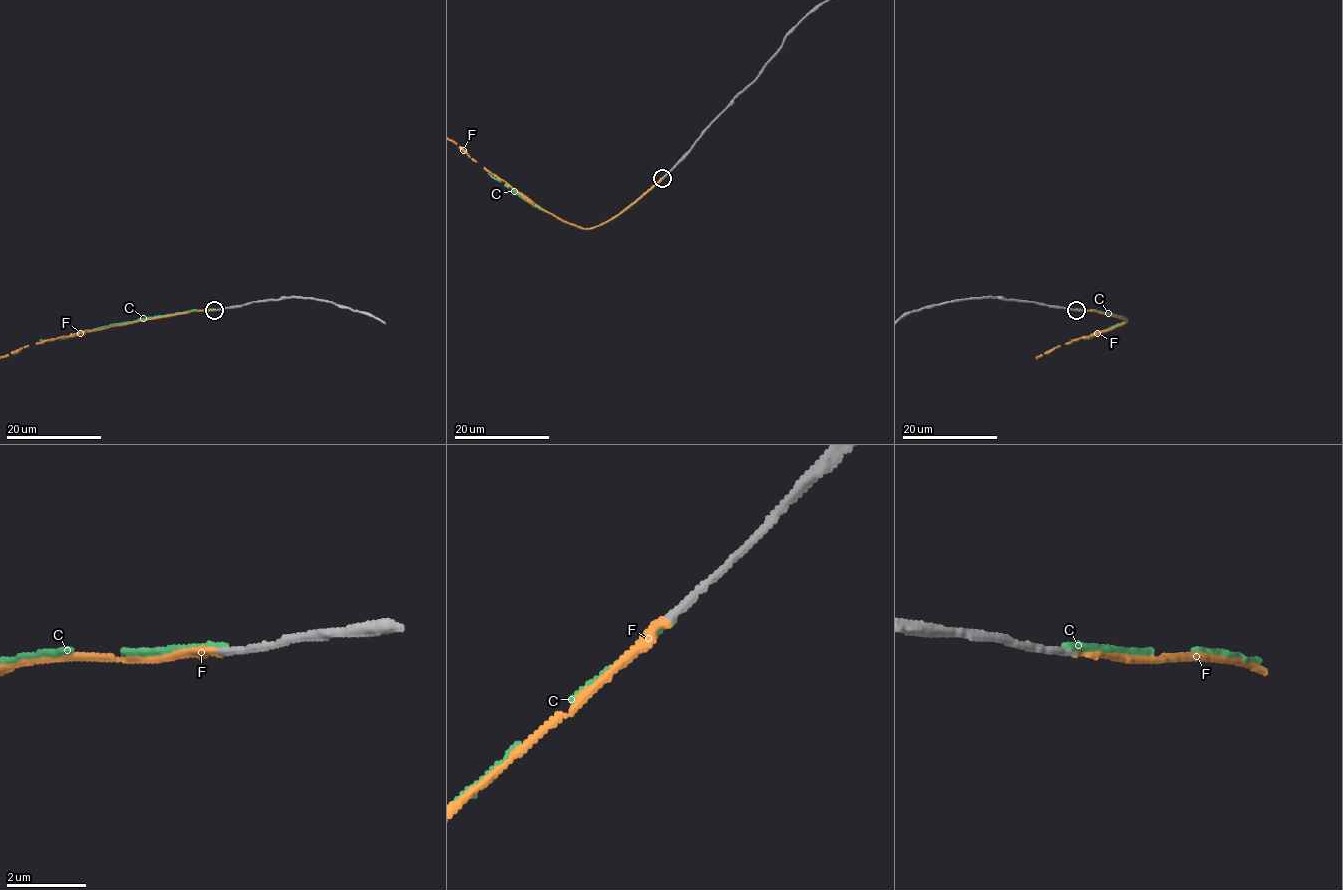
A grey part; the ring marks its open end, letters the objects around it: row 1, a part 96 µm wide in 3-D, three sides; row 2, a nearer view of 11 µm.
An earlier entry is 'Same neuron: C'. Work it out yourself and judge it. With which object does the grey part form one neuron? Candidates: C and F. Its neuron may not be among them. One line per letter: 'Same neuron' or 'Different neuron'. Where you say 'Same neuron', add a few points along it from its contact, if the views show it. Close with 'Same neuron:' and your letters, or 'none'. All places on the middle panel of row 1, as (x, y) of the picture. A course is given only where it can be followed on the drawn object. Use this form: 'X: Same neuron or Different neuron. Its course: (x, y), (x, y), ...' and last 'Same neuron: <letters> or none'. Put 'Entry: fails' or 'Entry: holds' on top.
Entry: fails
C: Different neuron
F: Same neuron
Same neuron: F

